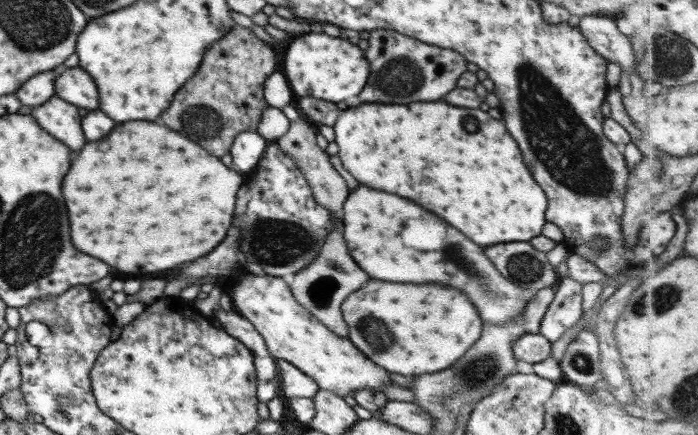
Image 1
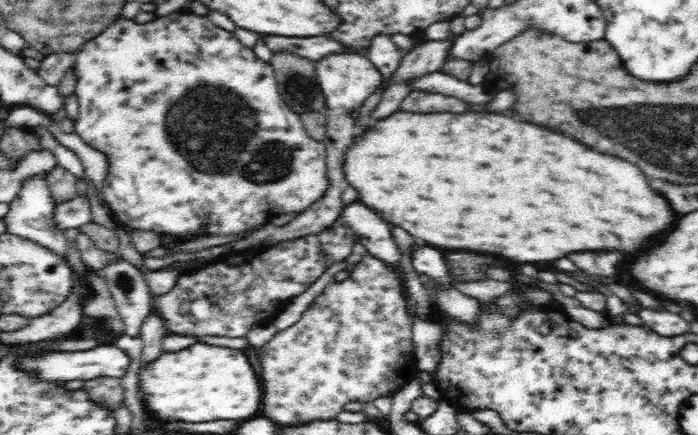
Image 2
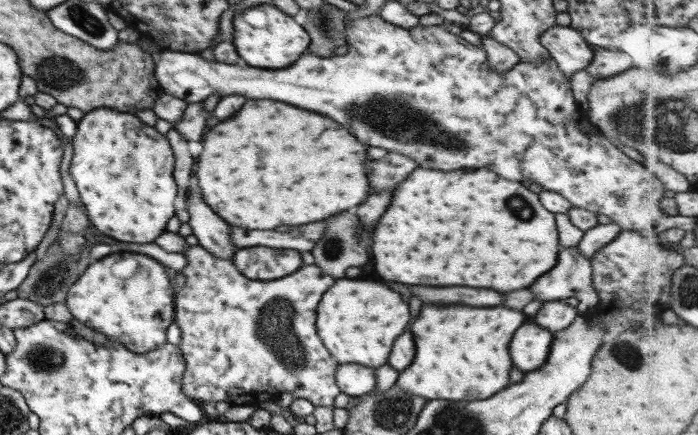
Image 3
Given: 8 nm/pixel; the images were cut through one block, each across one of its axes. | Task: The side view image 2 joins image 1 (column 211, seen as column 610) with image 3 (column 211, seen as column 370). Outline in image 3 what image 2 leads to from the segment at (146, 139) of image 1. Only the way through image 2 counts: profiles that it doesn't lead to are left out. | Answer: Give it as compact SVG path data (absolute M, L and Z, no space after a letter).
M247 100L231 118L203 132L201 146L203 150L195 162L195 180L201 198L219 218L231 226L271 230L281 224L309 224L357 206L367 196L367 178L363 168L365 146L329 118L283 102L275 104L269 100Z

